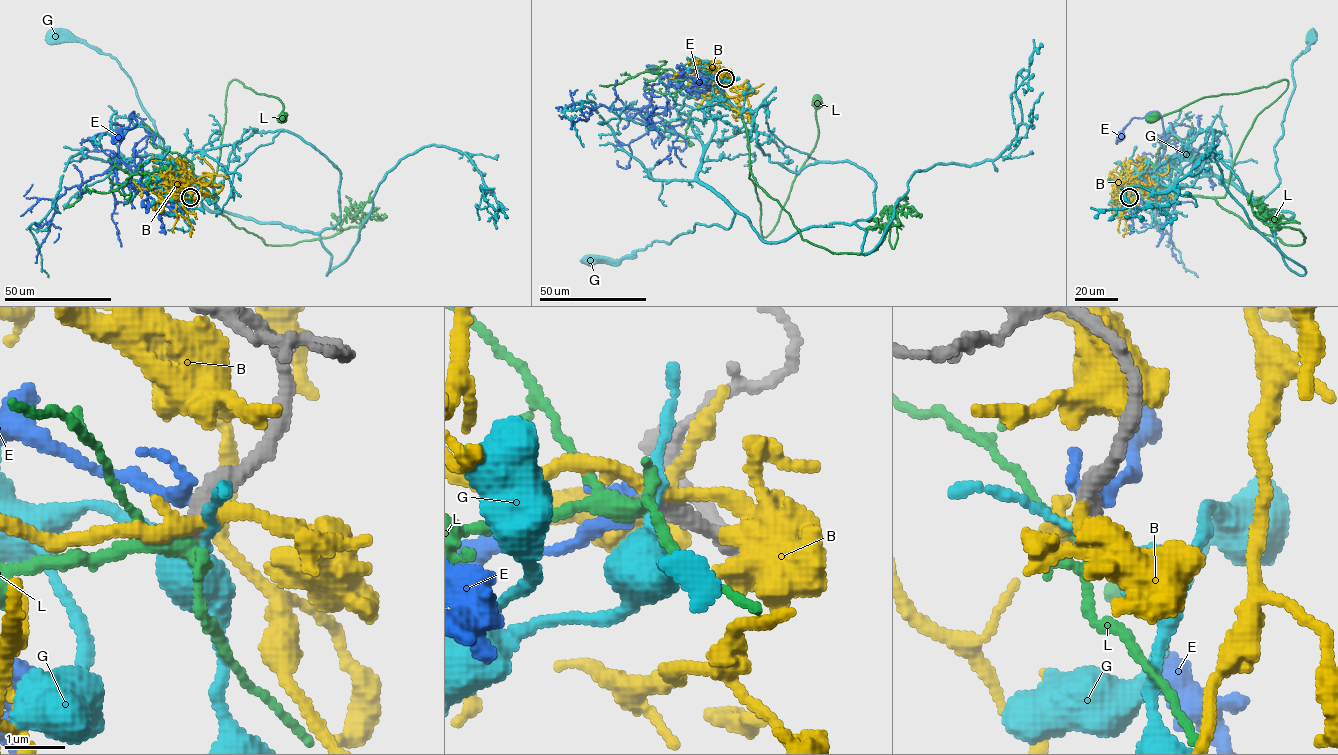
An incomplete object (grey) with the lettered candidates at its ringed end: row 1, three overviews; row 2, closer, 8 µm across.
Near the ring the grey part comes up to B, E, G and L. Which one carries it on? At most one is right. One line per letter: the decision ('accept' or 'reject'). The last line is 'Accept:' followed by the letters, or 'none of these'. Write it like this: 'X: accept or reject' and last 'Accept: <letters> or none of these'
B: reject
E: reject
G: reject
L: accept
Accept: L

